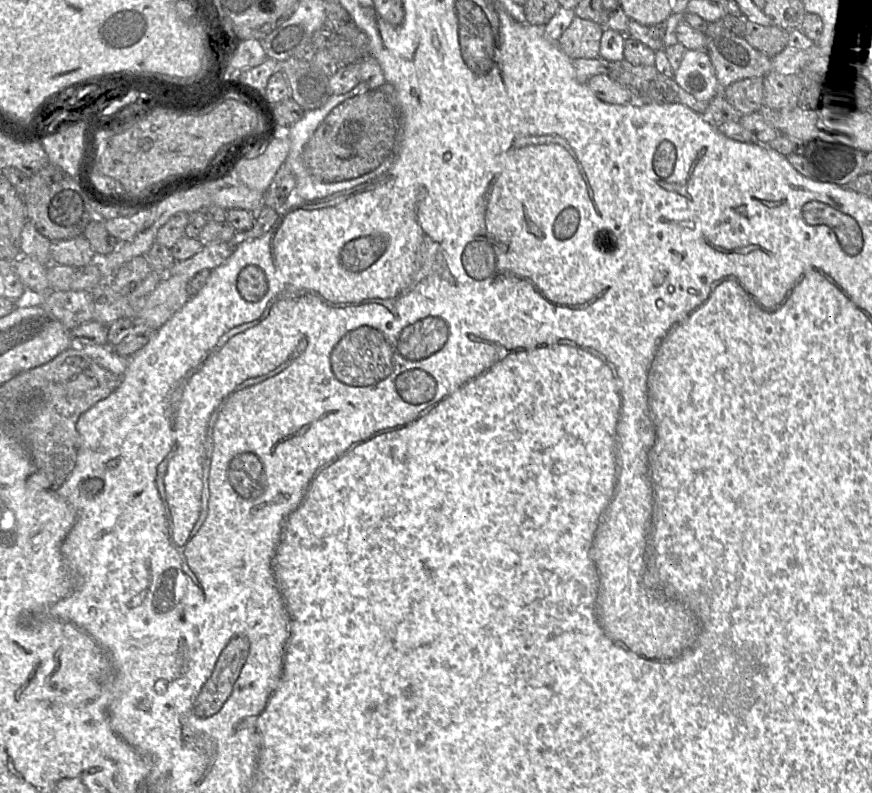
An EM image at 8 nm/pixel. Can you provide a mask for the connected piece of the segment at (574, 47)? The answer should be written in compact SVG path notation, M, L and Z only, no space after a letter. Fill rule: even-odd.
M575 16L557 41L560 49L572 60L599 57L604 28L591 20Z

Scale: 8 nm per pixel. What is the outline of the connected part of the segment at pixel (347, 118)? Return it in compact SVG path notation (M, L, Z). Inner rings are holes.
M390 83L349 98L333 108L304 145L302 160L317 181L335 183L364 176L387 160L399 131L397 91Z

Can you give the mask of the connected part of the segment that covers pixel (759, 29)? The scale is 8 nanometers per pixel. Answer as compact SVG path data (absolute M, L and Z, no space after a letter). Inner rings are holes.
M746 21L745 40L755 49L773 58L787 47L787 32L777 25L763 26Z

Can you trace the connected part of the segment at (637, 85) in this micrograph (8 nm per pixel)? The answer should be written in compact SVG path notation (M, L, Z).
M626 60L612 61L607 74L633 94L635 102L680 103L705 117L706 102L695 99L674 80L660 74L655 66L636 66Z

